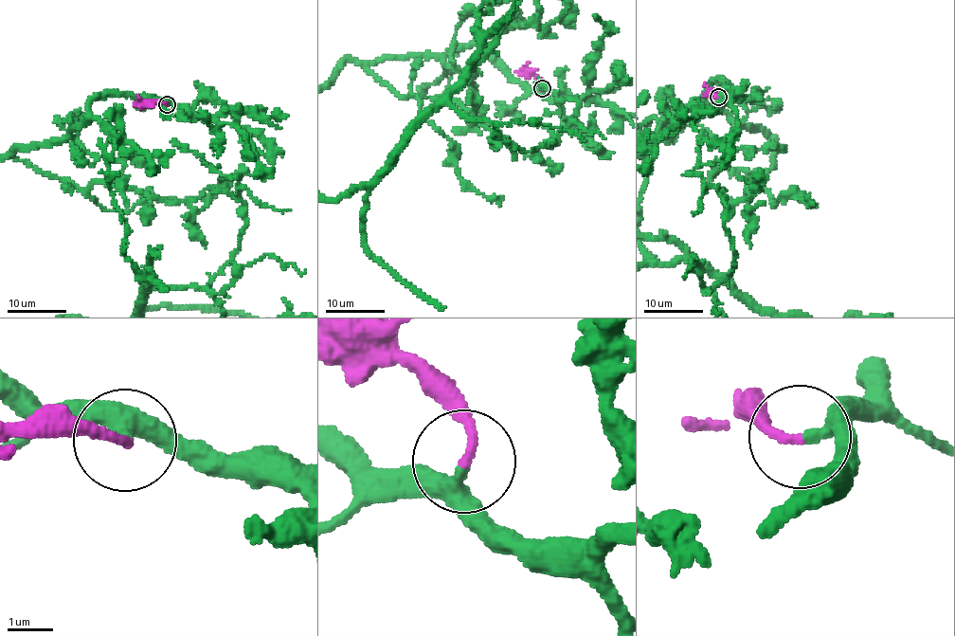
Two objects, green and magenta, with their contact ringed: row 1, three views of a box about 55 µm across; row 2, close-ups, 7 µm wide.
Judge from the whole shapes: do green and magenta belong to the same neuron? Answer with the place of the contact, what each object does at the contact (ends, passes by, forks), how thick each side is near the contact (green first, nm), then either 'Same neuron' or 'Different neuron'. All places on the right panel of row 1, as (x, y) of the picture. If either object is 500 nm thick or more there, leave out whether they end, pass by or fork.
Place: (718, 97). At the ring green passes by. At the ring magenta ends. Thickness 280 nm (green) against 200 nm. Same neuron

